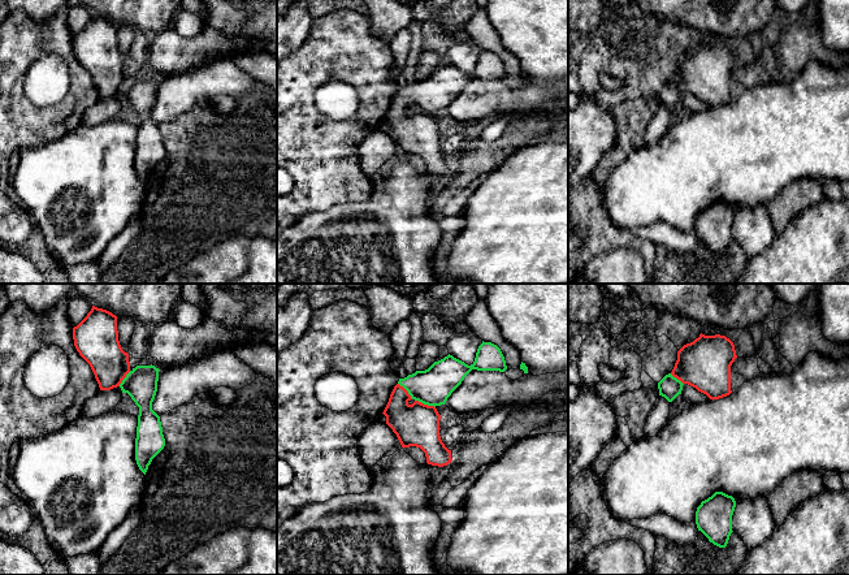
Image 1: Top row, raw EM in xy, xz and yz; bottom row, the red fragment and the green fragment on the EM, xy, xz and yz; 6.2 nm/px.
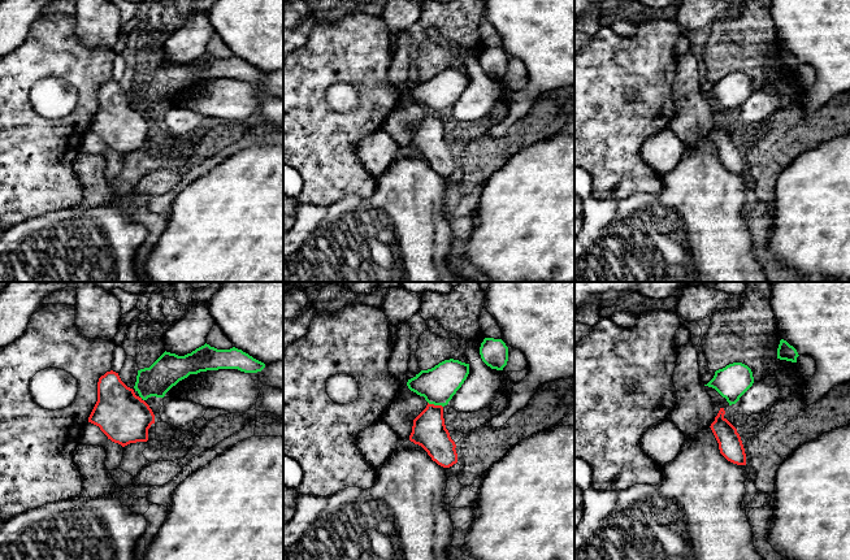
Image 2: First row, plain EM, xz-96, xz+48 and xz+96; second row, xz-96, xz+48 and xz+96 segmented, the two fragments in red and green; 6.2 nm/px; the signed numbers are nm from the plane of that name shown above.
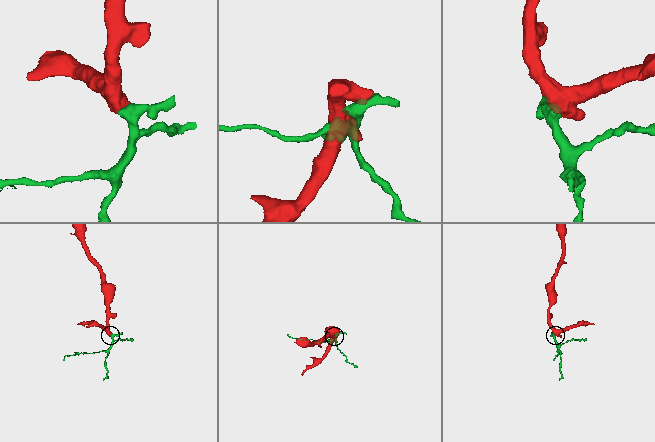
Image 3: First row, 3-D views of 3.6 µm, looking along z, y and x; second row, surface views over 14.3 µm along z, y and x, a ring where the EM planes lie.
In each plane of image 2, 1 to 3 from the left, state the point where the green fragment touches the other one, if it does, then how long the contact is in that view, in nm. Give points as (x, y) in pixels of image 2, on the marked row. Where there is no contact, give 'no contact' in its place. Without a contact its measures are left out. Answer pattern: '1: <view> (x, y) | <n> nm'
1: no contact
2: xz+48 (436, 406) | 100 nm
3: no contact

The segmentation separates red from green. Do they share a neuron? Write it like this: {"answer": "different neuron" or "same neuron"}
{"answer": "same neuron"}

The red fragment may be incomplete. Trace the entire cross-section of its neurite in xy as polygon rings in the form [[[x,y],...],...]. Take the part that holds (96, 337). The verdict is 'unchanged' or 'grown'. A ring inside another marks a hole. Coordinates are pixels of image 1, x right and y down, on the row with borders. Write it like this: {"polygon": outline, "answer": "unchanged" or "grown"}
{"polygon": [[[92,306],[87,316],[73,328],[74,346],[90,364],[100,390],[120,386],[139,407],[135,461],[146,475],[152,459],[164,449],[160,416],[152,410],[157,392],[159,368],[130,368],[129,354],[118,341],[117,316]]], "answer": "grown"}

